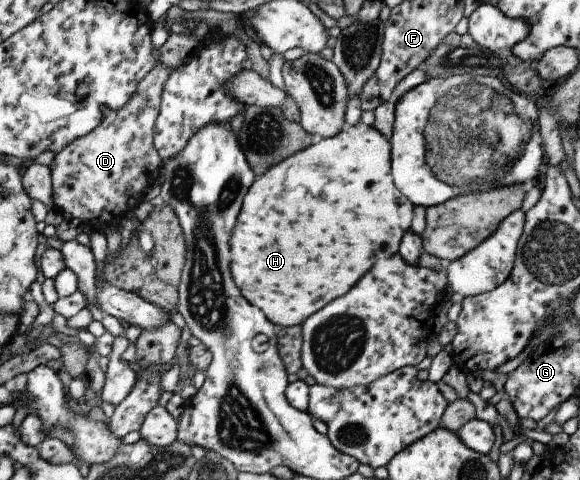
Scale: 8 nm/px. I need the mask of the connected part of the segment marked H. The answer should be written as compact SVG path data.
M360 120L352 126L344 122L338 134L323 138L316 144L311 144L304 150L287 156L258 176L246 191L229 236L228 268L231 279L235 282L242 297L252 306L256 306L276 329L301 325L306 318L315 314L320 308L346 294L350 286L354 286L354 283L374 264L375 260L386 258L397 252L401 236L405 230L410 229L413 204L396 190L391 179L390 149L389 140L372 125L366 125Z

